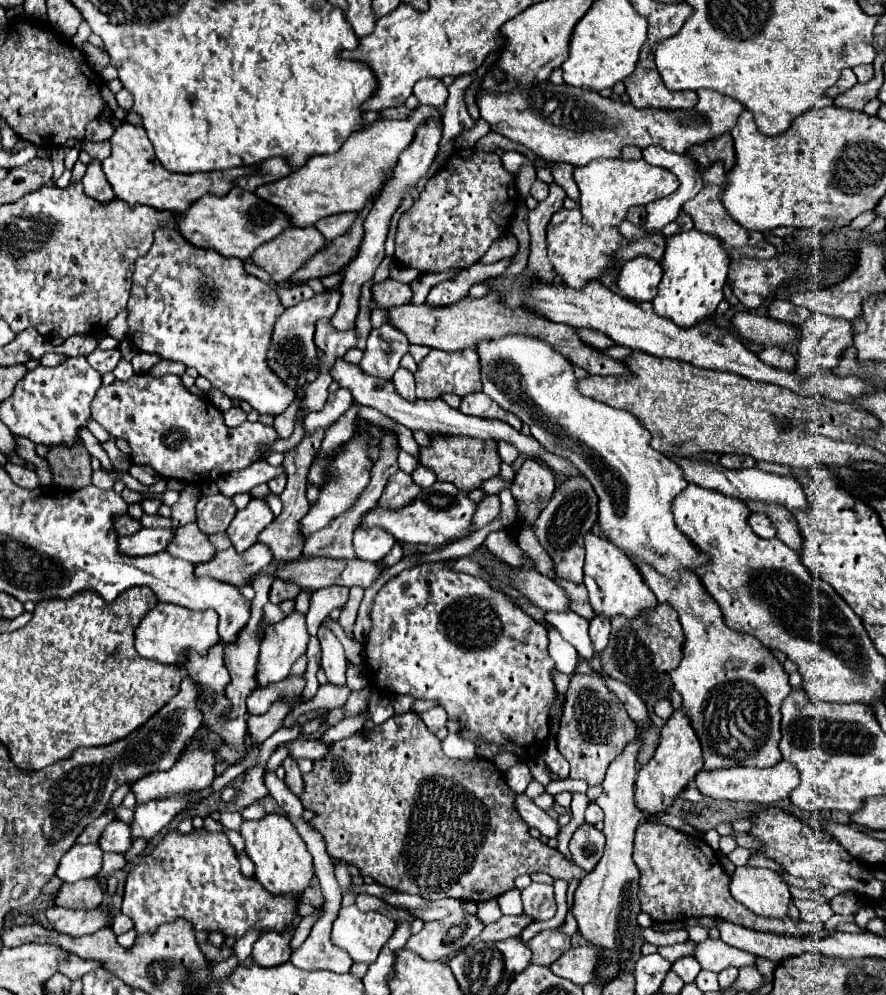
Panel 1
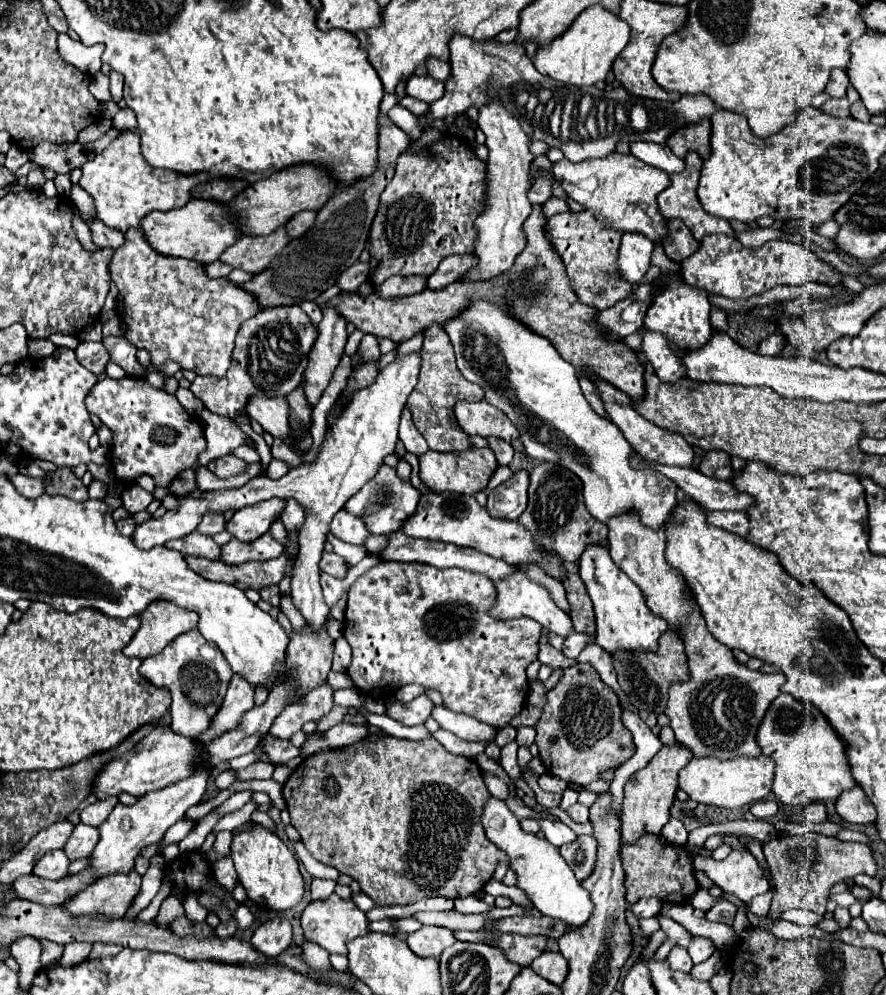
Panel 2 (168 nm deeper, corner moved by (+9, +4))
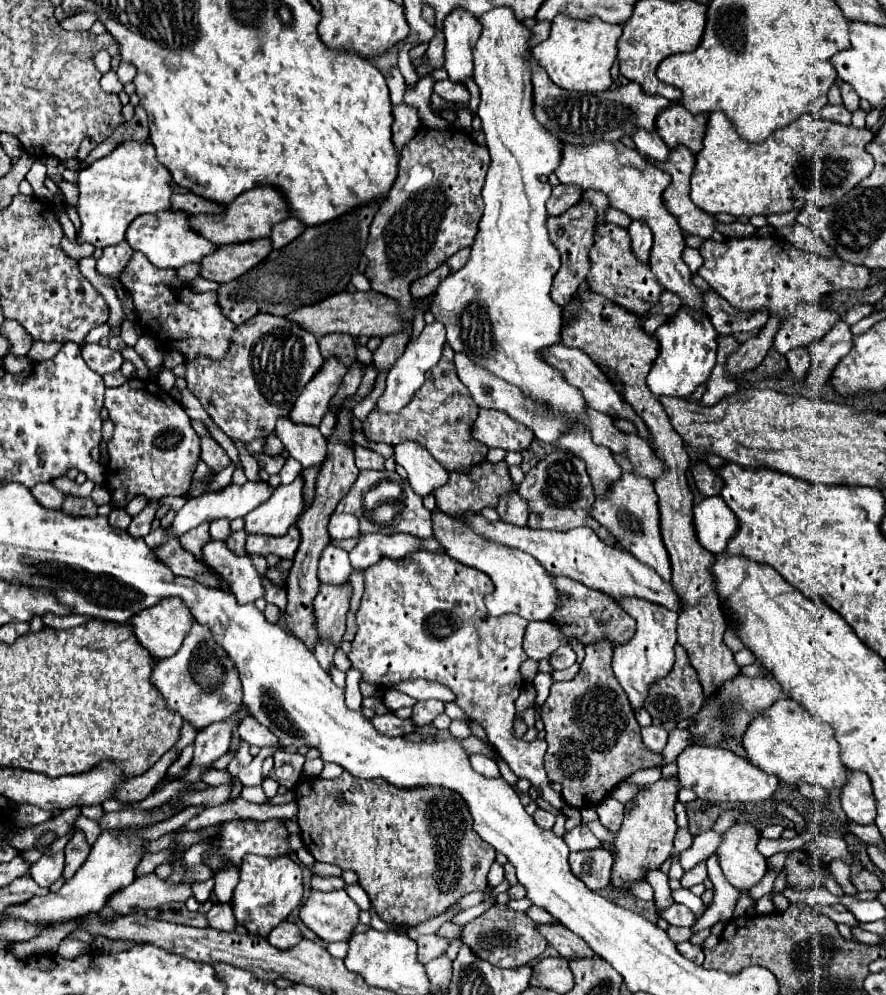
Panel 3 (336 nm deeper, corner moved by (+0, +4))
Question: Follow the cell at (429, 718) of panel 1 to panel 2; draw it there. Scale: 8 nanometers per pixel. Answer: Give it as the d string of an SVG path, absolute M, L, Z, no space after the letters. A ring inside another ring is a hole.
M419 695L409 703L403 703L403 701L391 697L391 699L385 699L385 707L387 707L387 715L391 719L397 719L403 725L413 727L413 725L423 725L427 721L427 717L431 715L433 703L427 695Z

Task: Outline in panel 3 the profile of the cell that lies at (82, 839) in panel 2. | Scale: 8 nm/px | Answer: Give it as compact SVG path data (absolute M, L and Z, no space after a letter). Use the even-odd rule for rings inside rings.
M76 833L76 835L68 841L68 845L64 847L66 863L64 863L62 877L64 877L64 879L70 879L70 877L80 869L80 865L86 861L88 853L90 853L90 847L88 847L88 843L86 843L84 833Z

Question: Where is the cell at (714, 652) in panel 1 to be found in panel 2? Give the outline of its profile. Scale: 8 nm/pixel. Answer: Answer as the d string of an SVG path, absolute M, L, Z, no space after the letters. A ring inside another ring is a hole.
M615 517L607 527L607 547L615 565L643 591L647 607L663 617L685 643L691 677L669 687L669 701L665 707L675 739L691 749L695 757L715 757L721 761L733 757L759 757L761 747L757 745L757 729L771 701L781 693L781 685L785 683L783 673L749 669L733 657L733 651L727 645L719 643L707 631L685 579L665 561L663 529L655 533L645 525L639 525L639 517Z

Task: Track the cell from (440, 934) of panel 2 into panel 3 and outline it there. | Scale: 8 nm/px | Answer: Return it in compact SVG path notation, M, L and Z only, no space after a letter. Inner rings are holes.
M422 935L422 937L416 939L416 945L418 945L418 961L422 965L426 965L428 961L442 955L448 949L450 941L442 939L438 935Z

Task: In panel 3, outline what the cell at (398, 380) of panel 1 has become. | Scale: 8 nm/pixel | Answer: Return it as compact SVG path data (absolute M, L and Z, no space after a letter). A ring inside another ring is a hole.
M406 441L404 445L394 447L394 455L396 463L406 469L414 493L426 497L448 483L448 471L444 471L438 461L432 461L432 457L428 457L428 453L420 449L420 445Z

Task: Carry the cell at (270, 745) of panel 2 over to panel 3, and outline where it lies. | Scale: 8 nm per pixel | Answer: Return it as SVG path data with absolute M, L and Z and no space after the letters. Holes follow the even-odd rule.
M244 717L240 723L238 723L238 735L242 741L246 741L248 745L258 745L258 747L270 747L270 745L276 745L276 735L260 725L254 717Z

